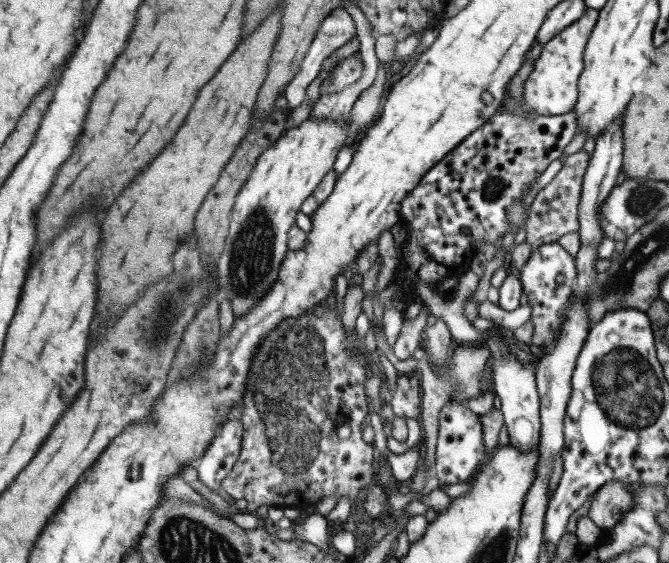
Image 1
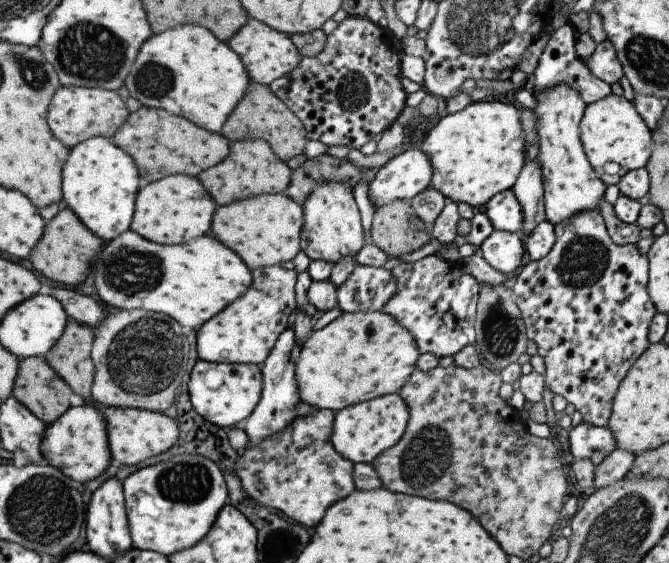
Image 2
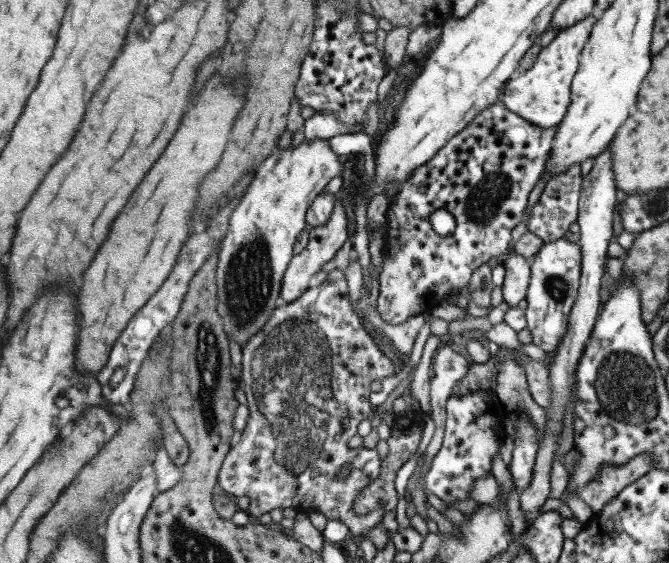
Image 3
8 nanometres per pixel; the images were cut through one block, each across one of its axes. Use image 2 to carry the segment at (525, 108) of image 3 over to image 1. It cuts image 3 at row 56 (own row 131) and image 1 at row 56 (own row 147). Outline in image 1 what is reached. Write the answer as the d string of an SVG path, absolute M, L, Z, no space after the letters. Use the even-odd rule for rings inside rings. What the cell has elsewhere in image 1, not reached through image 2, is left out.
M585 7L575 22L571 22L542 45L542 51L534 61L531 72L523 81L521 108L529 117L559 116L572 110L577 100L577 77L583 69L582 55L593 25L597 22L598 12Z

